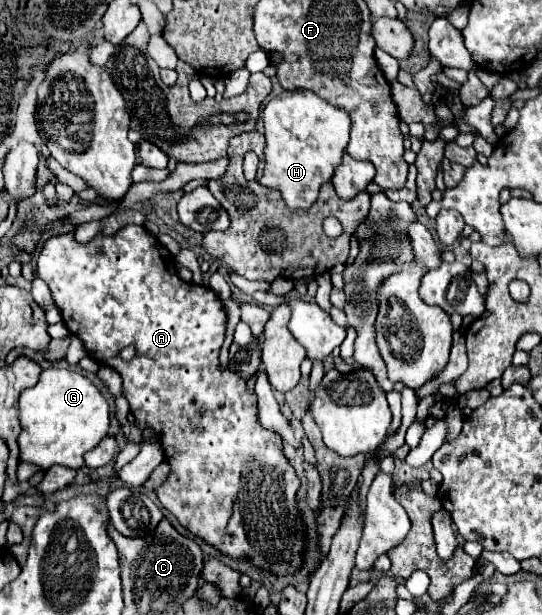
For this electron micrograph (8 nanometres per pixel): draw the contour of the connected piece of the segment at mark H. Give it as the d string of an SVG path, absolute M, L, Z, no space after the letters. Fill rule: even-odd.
M285 90L281 92L281 102L269 102L263 110L265 120L265 170L261 176L261 184L269 188L277 188L291 208L307 208L315 202L321 184L329 182L333 170L339 166L341 156L347 146L349 130L351 130L351 116L347 110L339 106L331 106L327 100L319 98L311 90Z

